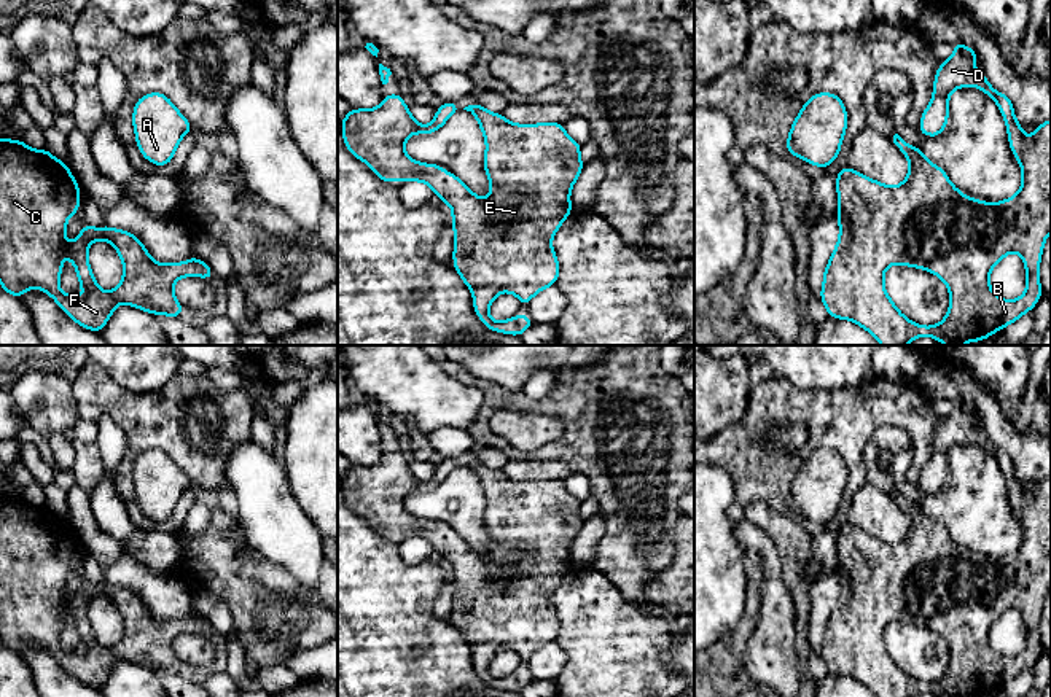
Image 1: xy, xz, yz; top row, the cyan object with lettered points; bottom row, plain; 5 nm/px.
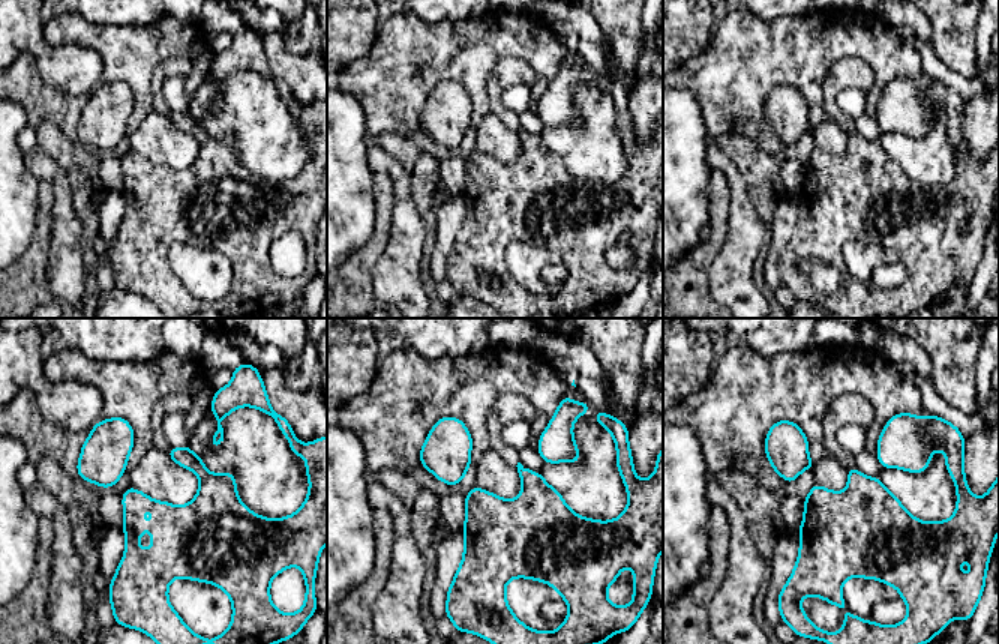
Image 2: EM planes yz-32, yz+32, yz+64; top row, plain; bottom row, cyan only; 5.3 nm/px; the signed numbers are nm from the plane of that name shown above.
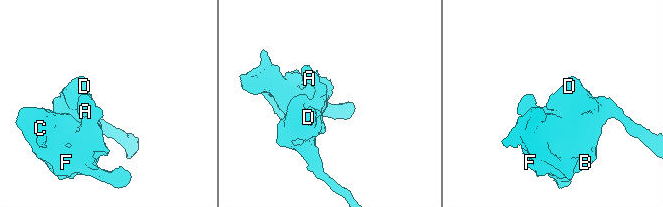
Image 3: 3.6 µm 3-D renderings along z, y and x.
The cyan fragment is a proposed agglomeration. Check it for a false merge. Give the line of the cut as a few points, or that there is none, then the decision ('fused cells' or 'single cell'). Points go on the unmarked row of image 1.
no cut; single cell

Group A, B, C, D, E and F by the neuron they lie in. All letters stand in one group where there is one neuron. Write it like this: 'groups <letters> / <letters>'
groups A B C D E F

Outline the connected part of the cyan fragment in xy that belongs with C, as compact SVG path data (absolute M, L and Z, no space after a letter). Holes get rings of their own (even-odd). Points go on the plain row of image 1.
M0 495L0 641L2 646L21 654L29 644L40 644L48 649L57 662L78 681L86 686L100 689L105 679L110 676L118 660L129 660L151 672L164 670L170 675L178 675L183 662L174 652L172 643L180 633L204 633L213 635L213 627L193 613L185 619L158 621L143 600L131 589L115 586L110 582L92 584L84 579L80 592L67 603L65 602L65 582L67 576L80 567L80 543L76 541L70 525L64 517L56 516L48 506L32 506L22 496ZM94 597L110 598L124 622L121 640L111 648L102 648L96 640L91 622L88 619L88 603ZM67 611L75 622L80 643L86 648L86 654L80 656L76 649L64 651L59 644L59 632L62 630L62 613Z

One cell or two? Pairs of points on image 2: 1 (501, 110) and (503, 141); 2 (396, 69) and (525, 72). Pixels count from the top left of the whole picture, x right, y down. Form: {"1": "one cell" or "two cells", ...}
{"1": "two cells", "2": "two cells"}

